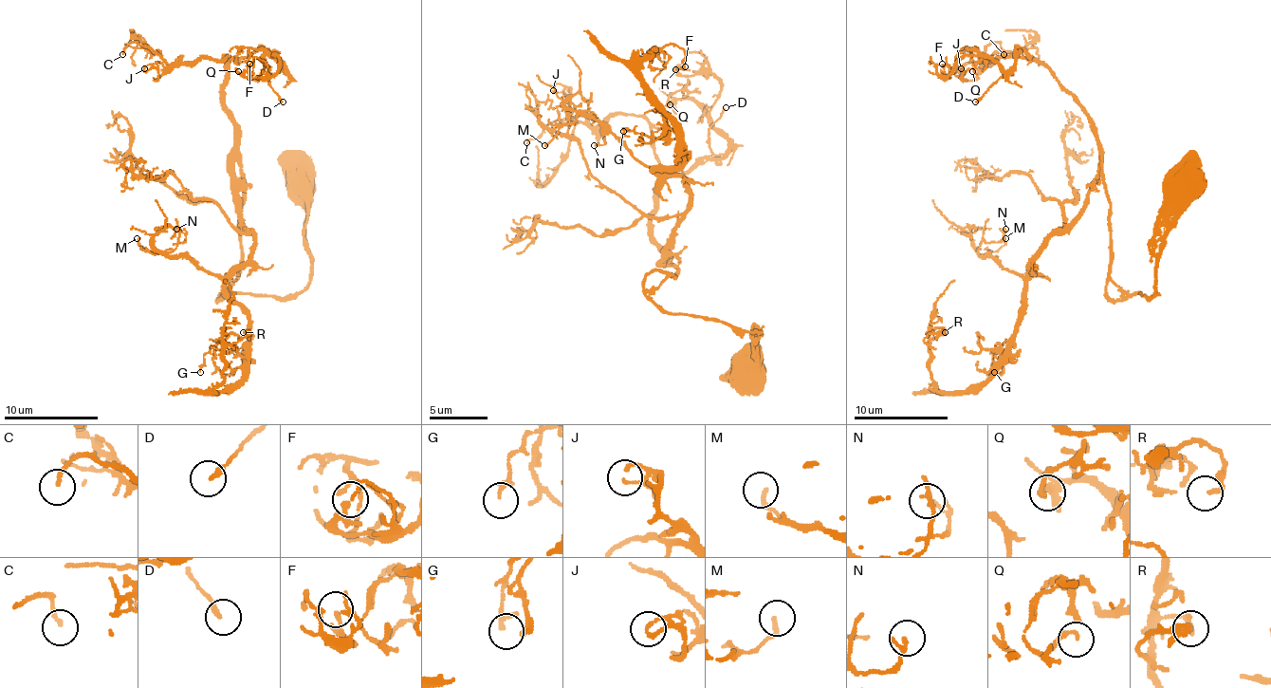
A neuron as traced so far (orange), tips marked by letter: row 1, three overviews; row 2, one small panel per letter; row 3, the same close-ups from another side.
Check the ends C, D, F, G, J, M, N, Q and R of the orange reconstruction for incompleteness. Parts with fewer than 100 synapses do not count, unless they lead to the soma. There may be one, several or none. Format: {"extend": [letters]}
{"extend": []}

